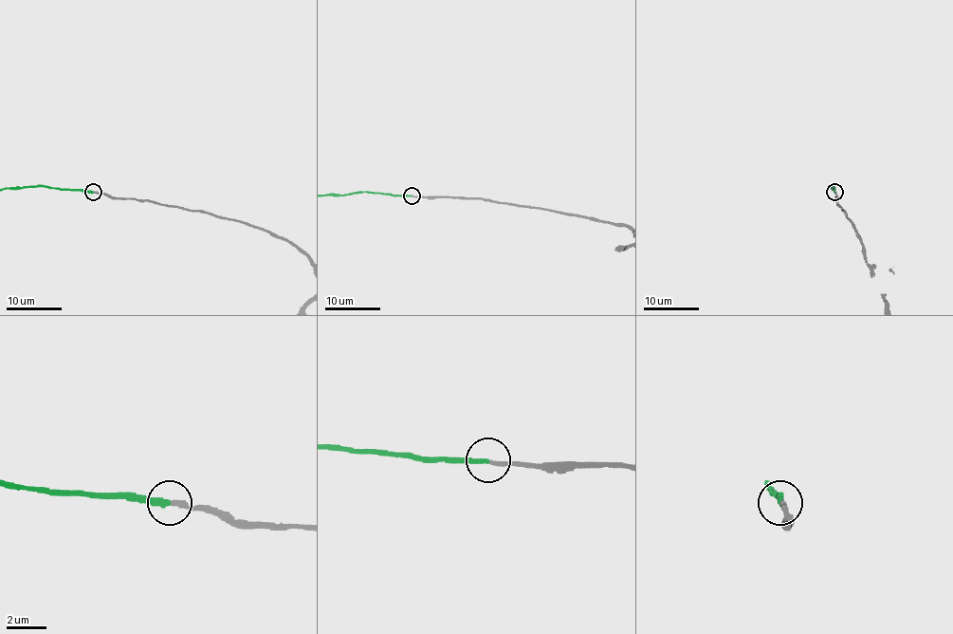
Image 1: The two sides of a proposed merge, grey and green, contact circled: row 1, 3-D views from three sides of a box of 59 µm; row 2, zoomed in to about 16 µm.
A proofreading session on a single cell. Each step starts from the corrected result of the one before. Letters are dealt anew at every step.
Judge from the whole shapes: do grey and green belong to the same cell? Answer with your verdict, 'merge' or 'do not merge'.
merge

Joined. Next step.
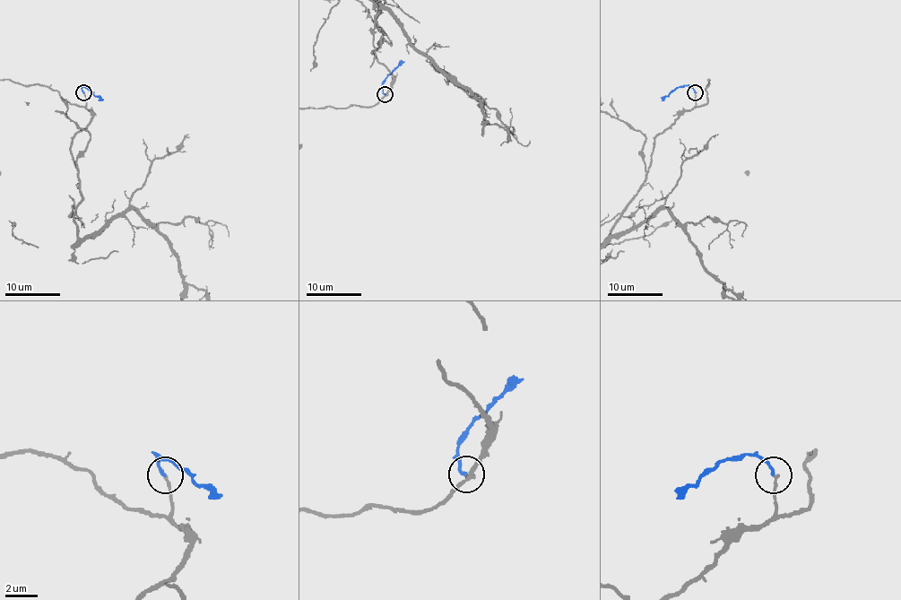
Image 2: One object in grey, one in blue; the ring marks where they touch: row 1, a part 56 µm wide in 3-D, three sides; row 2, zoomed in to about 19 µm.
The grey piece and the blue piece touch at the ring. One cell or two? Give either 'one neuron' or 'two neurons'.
one neuron

